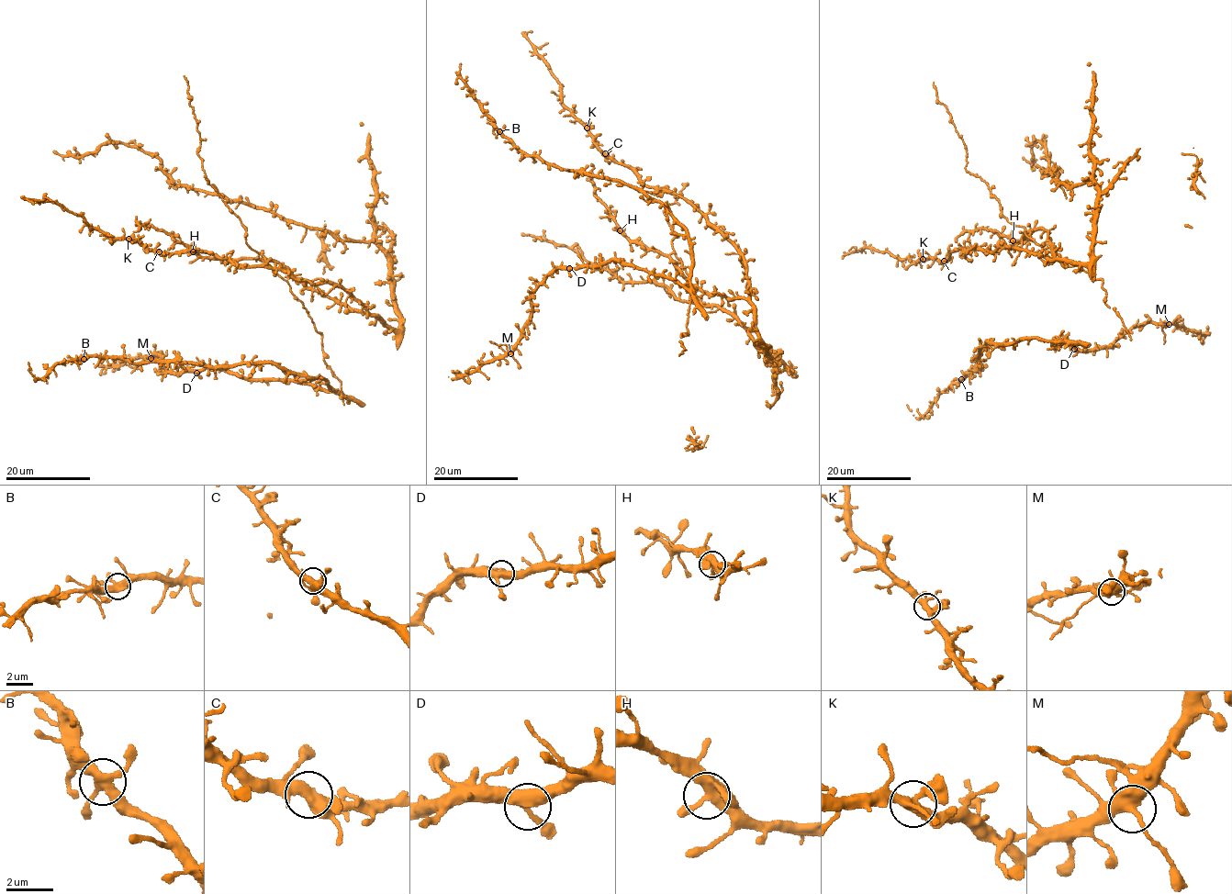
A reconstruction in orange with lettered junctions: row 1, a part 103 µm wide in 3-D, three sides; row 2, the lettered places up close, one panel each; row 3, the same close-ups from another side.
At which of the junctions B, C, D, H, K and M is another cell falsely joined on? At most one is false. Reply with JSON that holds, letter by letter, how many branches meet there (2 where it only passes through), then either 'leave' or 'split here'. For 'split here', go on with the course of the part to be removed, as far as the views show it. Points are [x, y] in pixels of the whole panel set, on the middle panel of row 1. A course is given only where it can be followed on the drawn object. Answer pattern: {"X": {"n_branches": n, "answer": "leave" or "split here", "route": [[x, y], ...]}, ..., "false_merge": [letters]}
{"B": {"n_branches": 4, "answer": "leave"}, "C": {"n_branches": 4, "answer": "leave"}, "D": {"n_branches": 3, "answer": "leave"}, "H": {"n_branches": 4, "answer": "leave"}, "K": {"n_branches": 4, "answer": "leave"}, "M": {"n_branches": 4, "answer": "leave"}, "false_merge": []}

